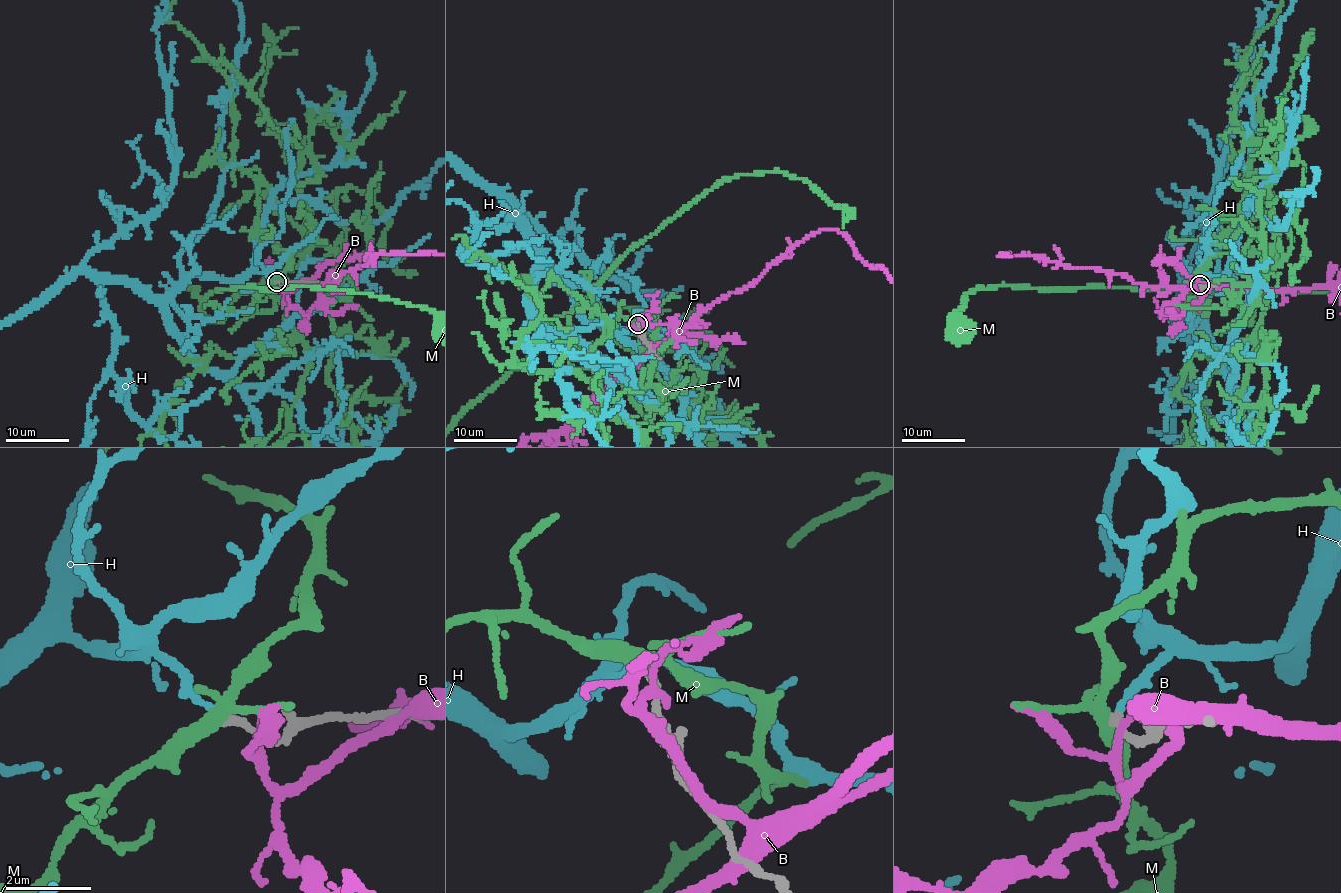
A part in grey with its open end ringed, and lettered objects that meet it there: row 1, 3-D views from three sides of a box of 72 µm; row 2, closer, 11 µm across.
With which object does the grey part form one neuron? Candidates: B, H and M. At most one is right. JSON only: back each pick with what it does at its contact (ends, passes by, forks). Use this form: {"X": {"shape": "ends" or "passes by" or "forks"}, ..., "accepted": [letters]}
{"H": {"shape": "ends"}, "accepted": ["H"]}

